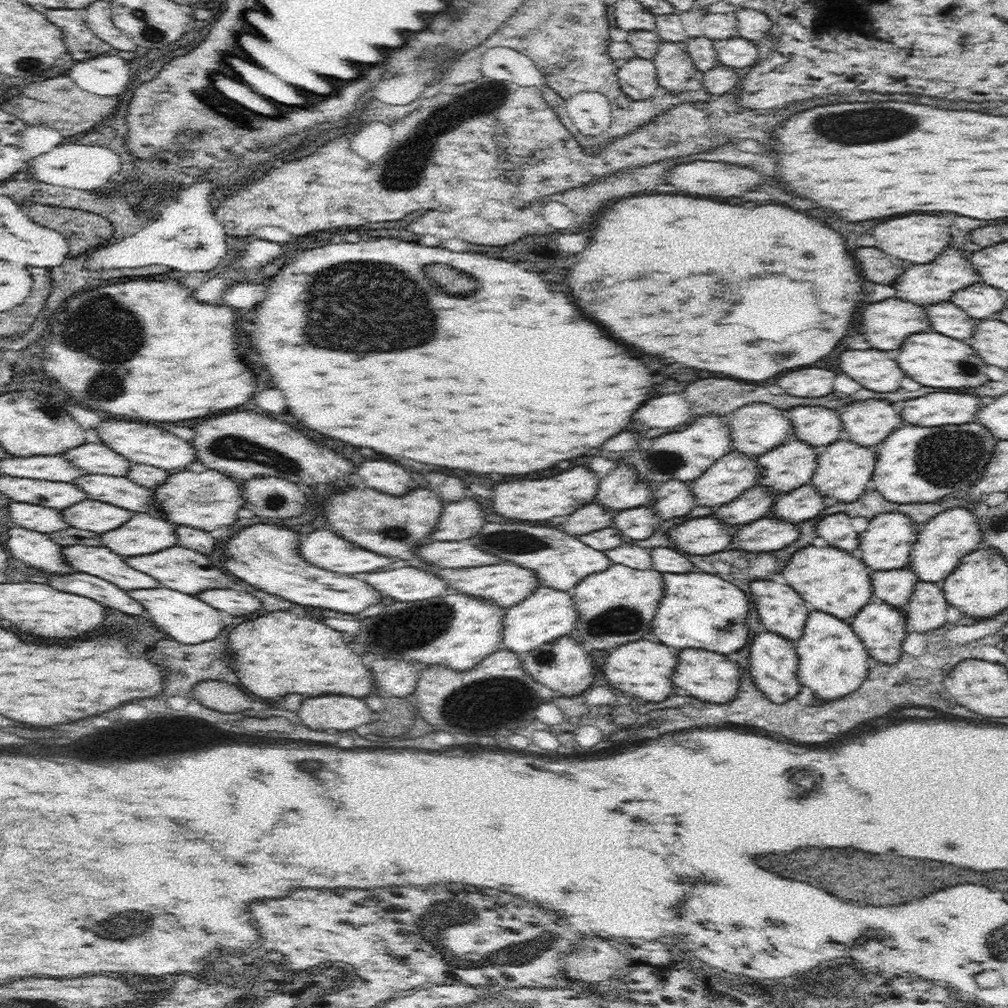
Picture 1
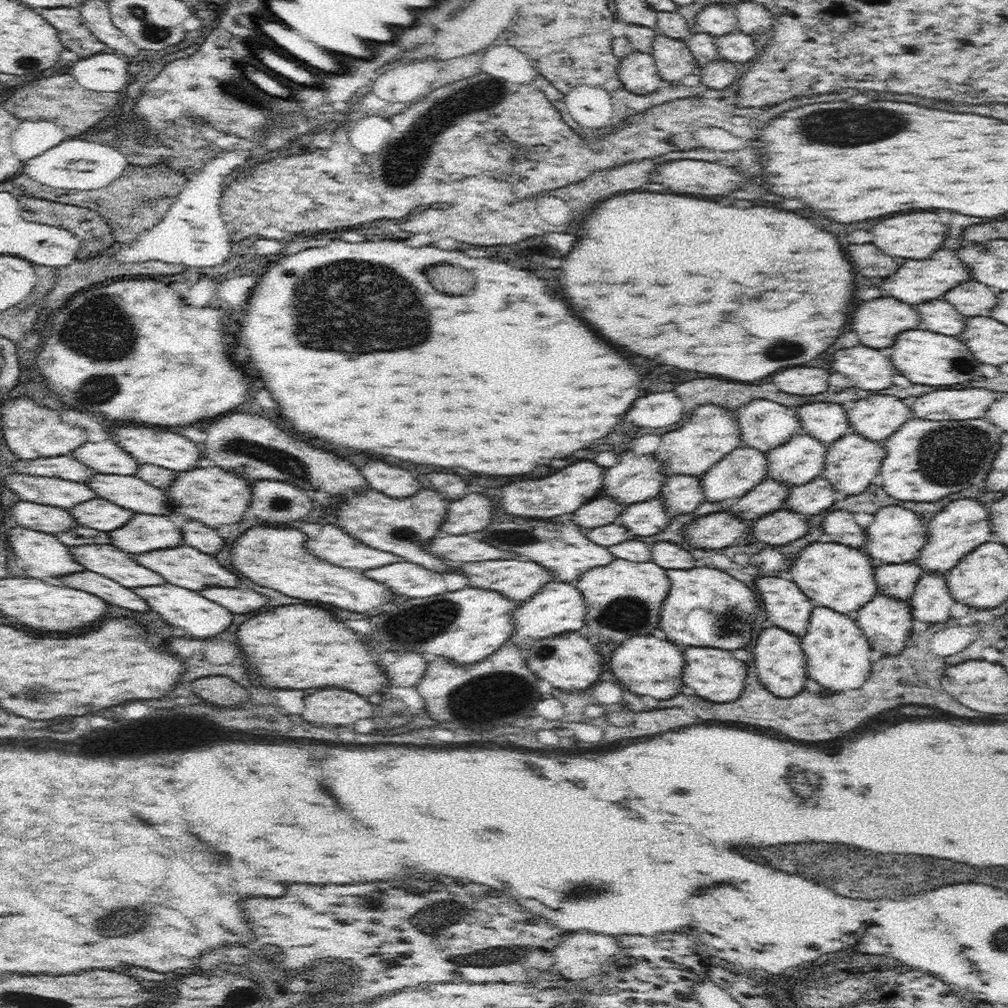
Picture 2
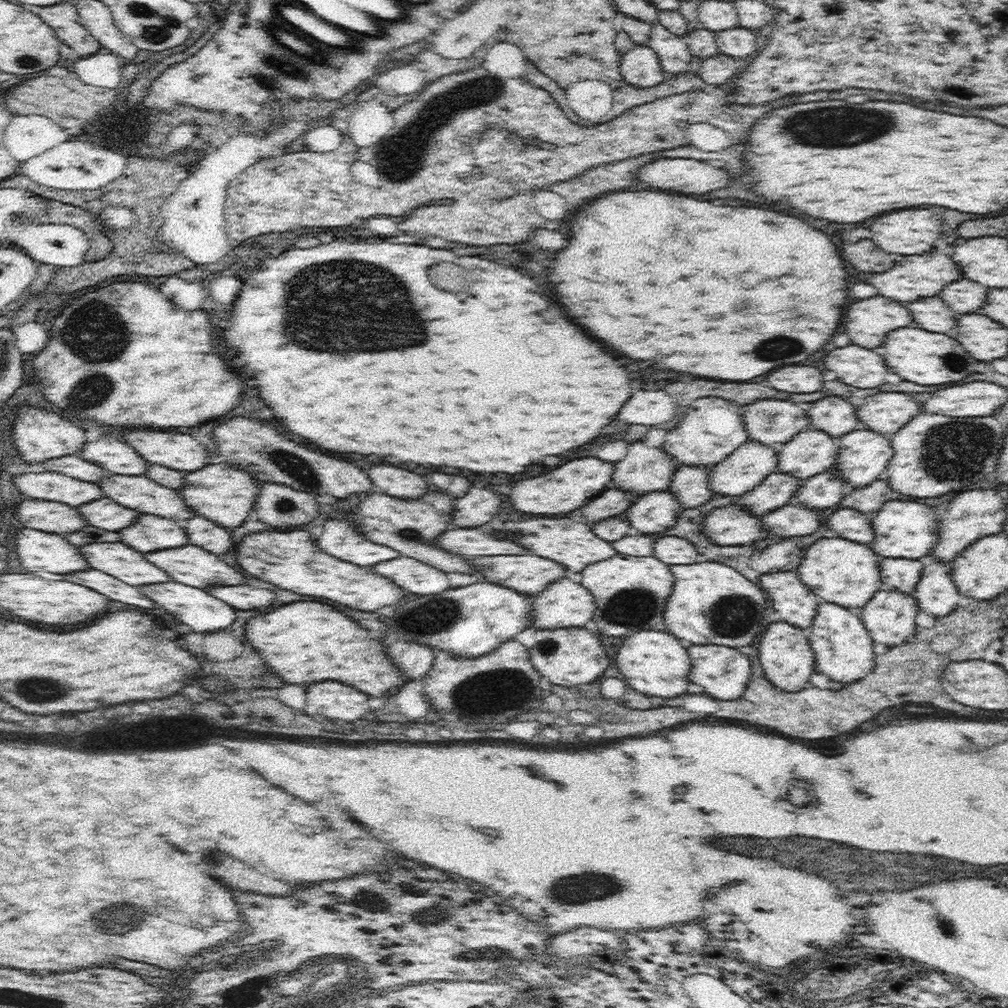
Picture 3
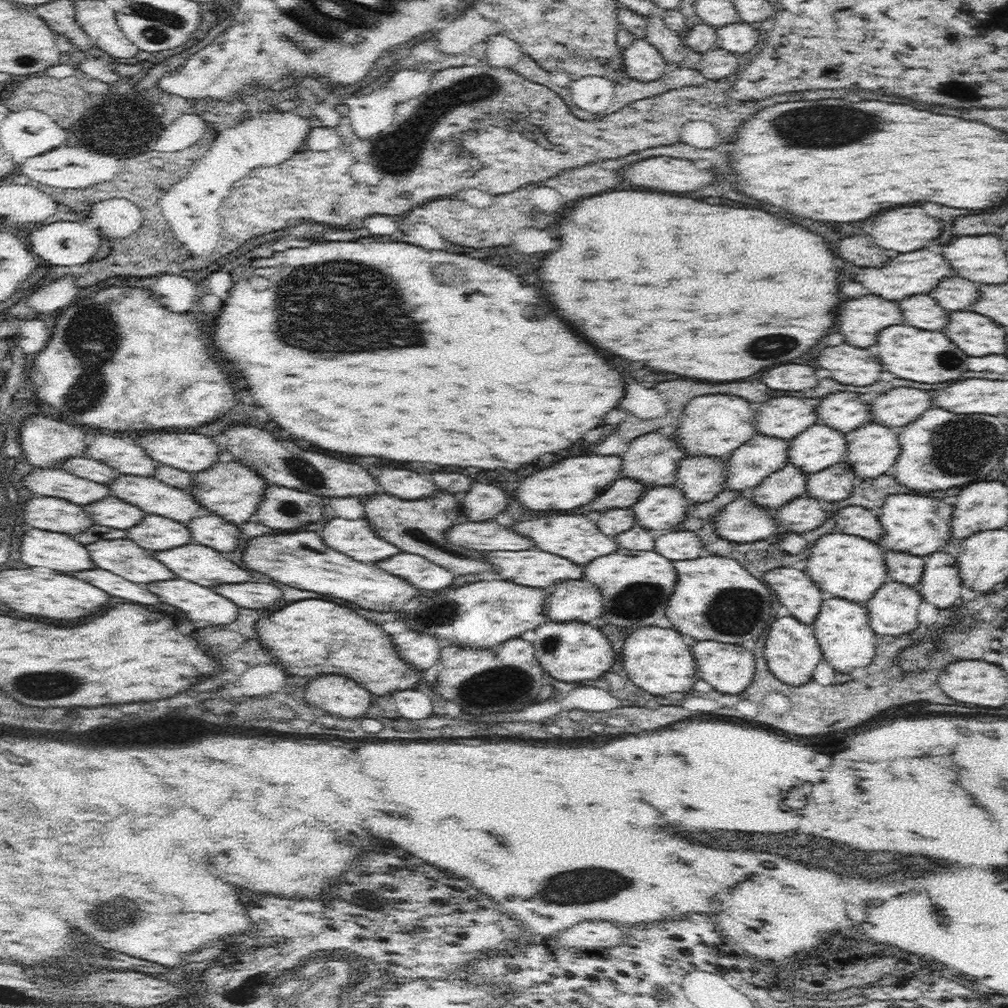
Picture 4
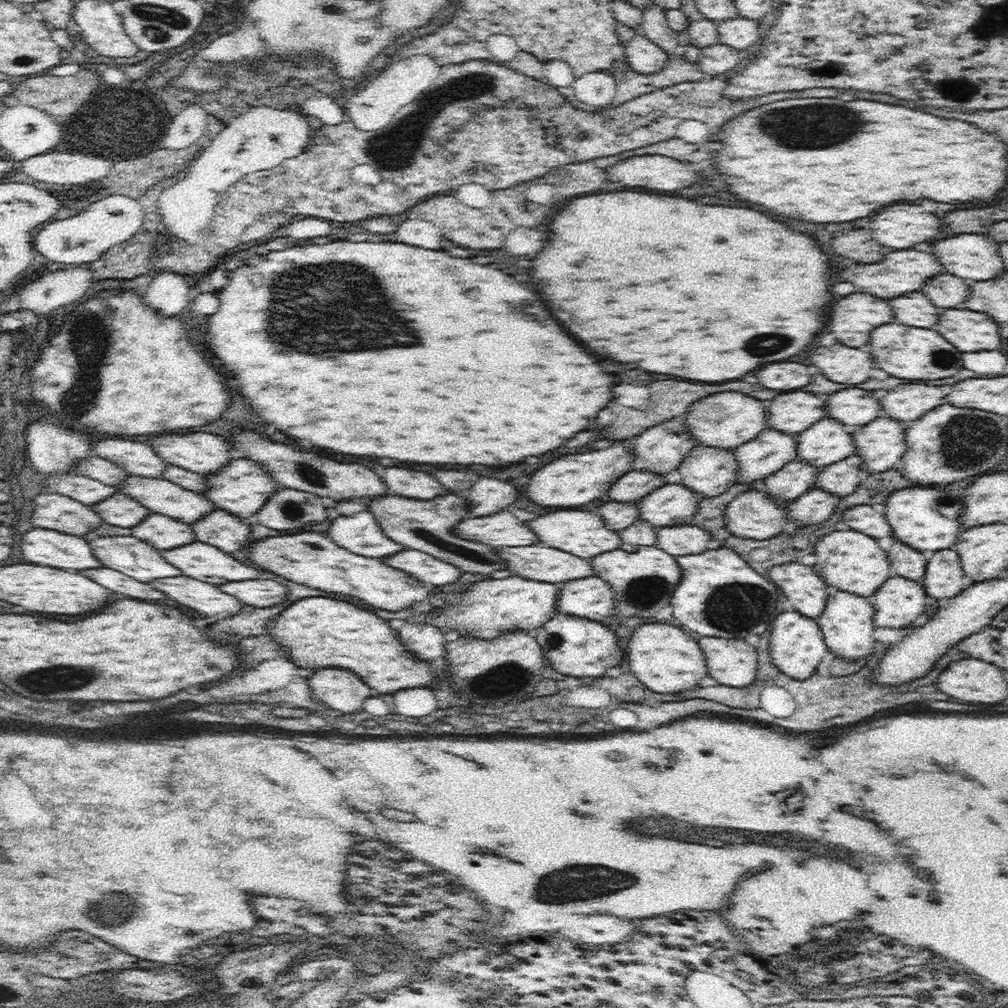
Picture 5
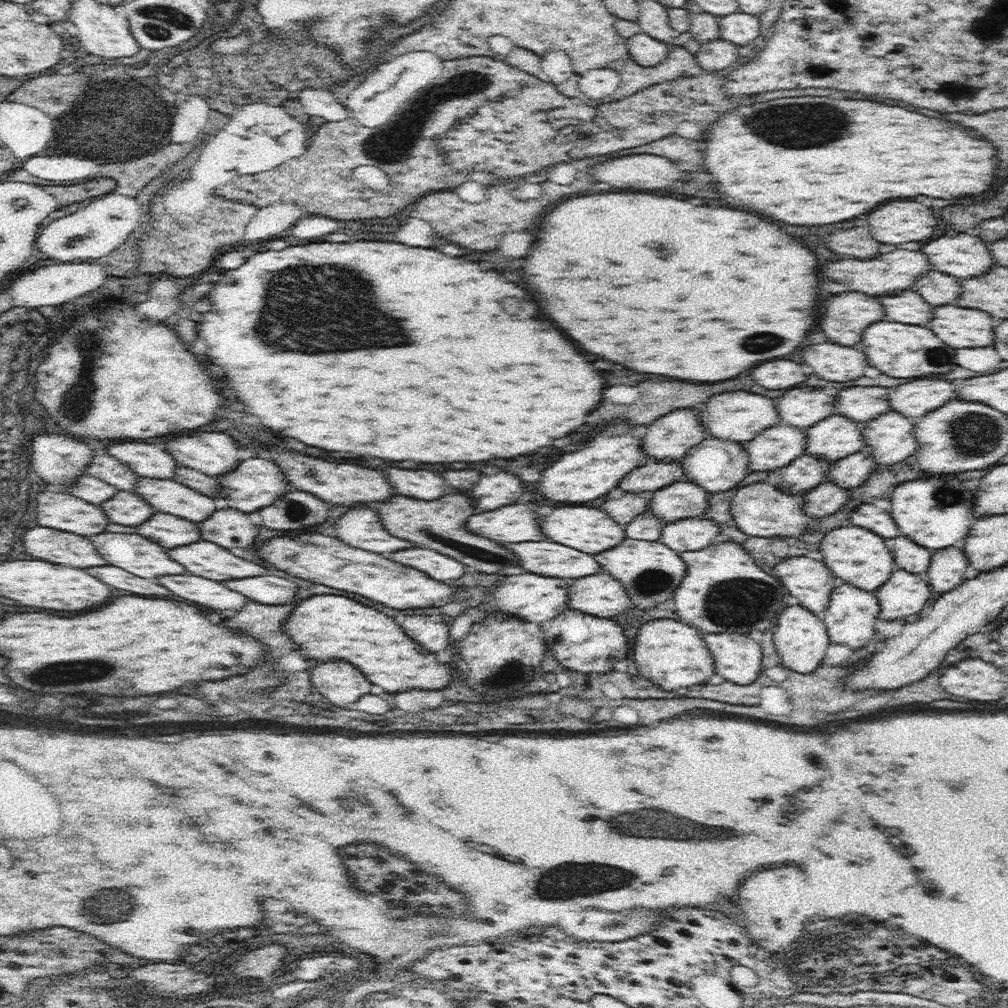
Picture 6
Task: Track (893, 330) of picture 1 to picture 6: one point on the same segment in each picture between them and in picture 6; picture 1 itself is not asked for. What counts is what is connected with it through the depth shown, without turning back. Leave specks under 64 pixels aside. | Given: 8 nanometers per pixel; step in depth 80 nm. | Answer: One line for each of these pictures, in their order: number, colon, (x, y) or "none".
2: (877, 322)
3: (868, 321)
4: (860, 320)
5: (853, 318)
6: (845, 316)

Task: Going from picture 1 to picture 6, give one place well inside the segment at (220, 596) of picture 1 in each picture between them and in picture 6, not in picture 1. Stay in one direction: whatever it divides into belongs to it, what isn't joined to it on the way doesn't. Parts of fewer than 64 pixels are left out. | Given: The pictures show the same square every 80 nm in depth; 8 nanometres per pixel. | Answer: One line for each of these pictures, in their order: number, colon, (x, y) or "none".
2: (238, 600)
3: (240, 597)
4: (255, 595)
5: (257, 593)
6: (271, 590)

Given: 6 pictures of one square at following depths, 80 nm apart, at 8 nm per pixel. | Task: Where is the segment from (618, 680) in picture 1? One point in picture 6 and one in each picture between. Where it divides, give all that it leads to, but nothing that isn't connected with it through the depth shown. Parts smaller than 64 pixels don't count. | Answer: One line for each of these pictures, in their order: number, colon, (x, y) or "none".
2: (645, 666)
3: (653, 662)
4: (656, 659)
5: (661, 655)
6: (671, 654)

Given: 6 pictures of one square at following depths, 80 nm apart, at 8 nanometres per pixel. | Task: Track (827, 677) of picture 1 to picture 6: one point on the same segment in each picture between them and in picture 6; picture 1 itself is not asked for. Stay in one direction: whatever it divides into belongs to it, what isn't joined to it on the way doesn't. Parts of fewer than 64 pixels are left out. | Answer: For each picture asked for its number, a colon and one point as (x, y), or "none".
2: (837, 652)
3: (842, 646)
4: (846, 640)
5: (847, 624)
6: (849, 617)

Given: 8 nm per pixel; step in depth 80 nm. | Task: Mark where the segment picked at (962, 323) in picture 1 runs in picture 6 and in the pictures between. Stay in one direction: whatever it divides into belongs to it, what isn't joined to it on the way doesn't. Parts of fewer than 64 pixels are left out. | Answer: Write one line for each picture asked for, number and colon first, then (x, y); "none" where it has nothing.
2: (940, 316)
3: (931, 313)
4: (922, 311)
5: (914, 309)
6: (907, 307)

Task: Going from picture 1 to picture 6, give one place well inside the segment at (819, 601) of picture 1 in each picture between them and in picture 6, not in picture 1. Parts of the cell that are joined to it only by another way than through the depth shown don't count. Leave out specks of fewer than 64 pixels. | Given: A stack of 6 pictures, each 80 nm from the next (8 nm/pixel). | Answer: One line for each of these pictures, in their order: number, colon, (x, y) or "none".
2: (833, 575)
3: (844, 572)
4: (847, 566)
5: (852, 561)
6: (858, 556)

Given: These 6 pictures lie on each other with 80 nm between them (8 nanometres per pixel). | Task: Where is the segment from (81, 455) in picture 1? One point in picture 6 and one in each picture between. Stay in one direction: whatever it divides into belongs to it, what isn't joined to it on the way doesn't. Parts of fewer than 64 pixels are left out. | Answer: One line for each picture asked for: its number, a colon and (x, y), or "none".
2: (106, 457)
3: (112, 454)
4: (122, 454)
5: (136, 458)
6: (150, 460)

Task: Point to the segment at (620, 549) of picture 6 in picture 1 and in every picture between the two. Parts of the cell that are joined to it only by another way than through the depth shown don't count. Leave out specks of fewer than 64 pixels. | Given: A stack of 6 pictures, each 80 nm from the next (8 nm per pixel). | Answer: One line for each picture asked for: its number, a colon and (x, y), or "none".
1: (615, 606)
2: (624, 598)
3: (630, 592)
4: (636, 588)
5: (642, 579)

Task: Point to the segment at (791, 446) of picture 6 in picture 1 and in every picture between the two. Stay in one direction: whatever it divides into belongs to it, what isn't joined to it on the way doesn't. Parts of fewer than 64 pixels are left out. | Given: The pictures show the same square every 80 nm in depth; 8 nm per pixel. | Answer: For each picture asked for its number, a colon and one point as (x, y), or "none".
1: (735, 473)
2: (738, 472)
3: (749, 465)
4: (750, 464)
5: (770, 450)

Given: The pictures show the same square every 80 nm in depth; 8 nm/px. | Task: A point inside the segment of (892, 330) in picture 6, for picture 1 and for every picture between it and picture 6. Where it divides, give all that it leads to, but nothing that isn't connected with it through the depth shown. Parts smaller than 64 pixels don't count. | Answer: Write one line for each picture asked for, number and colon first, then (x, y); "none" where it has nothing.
1: (933, 360)
2: (926, 358)
3: (926, 358)
4: (929, 357)
5: (918, 354)

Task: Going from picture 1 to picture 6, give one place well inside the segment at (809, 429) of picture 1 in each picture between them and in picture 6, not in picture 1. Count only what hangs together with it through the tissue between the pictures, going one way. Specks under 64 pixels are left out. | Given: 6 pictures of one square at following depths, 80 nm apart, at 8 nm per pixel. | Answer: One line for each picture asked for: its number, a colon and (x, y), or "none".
2: (826, 421)
3: (836, 416)
4: (845, 411)
5: (852, 406)
6: (859, 404)

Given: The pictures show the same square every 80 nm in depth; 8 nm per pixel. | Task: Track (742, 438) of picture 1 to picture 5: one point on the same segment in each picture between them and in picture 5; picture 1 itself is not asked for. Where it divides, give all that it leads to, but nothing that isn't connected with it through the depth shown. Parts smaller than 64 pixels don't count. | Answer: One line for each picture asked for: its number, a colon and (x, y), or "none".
2: (764, 425)
3: (771, 422)
4: (785, 417)
5: (792, 412)

